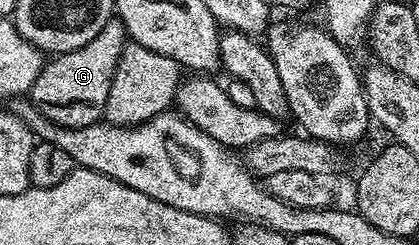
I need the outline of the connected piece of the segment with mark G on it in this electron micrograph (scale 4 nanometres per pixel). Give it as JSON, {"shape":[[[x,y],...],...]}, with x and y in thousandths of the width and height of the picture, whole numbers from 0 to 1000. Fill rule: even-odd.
{"shape":[[[265,69],[258,102],[191,200],[172,200],[150,224],[131,224],[103,269],[95,314],[72,351],[67,400],[84,445],[105,461],[115,494],[146,518],[208,518],[246,482],[258,363],[286,249],[286,216],[305,171],[301,106],[289,78]]]}

